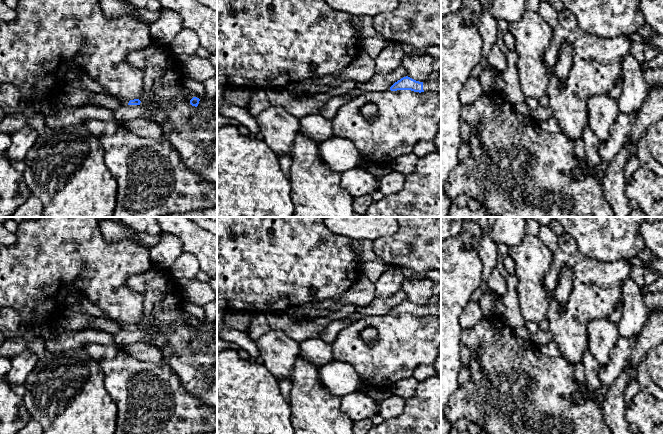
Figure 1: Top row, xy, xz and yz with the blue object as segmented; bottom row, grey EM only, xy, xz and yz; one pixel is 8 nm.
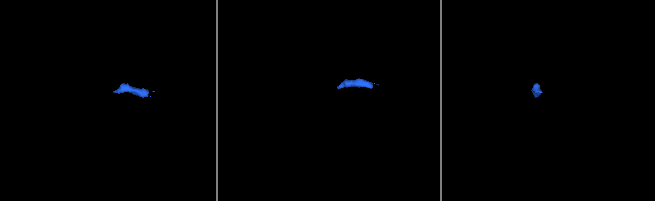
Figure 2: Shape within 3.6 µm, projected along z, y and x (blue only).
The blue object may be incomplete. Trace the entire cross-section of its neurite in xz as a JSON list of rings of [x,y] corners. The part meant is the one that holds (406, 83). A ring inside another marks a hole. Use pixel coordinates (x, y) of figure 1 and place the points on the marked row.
[[[406,76],[395,82],[390,87],[390,90],[391,91],[411,90],[419,93],[425,91],[441,92],[441,84],[438,82],[438,80],[433,80],[430,82],[419,82]]]

